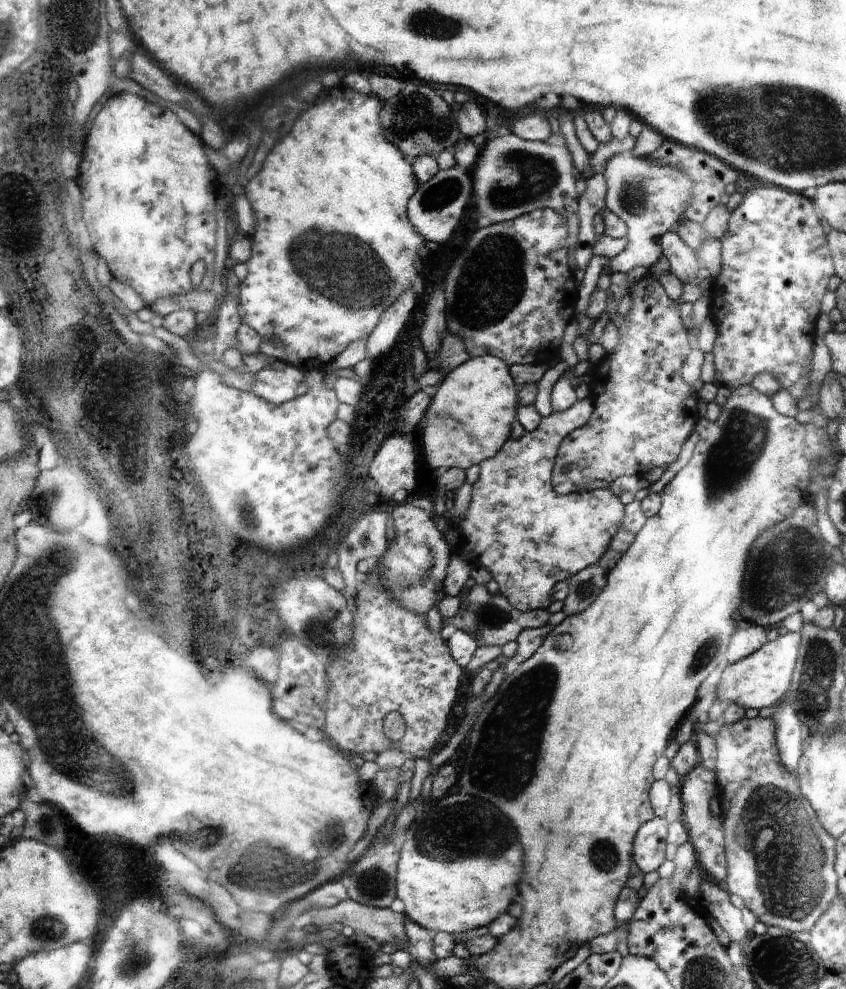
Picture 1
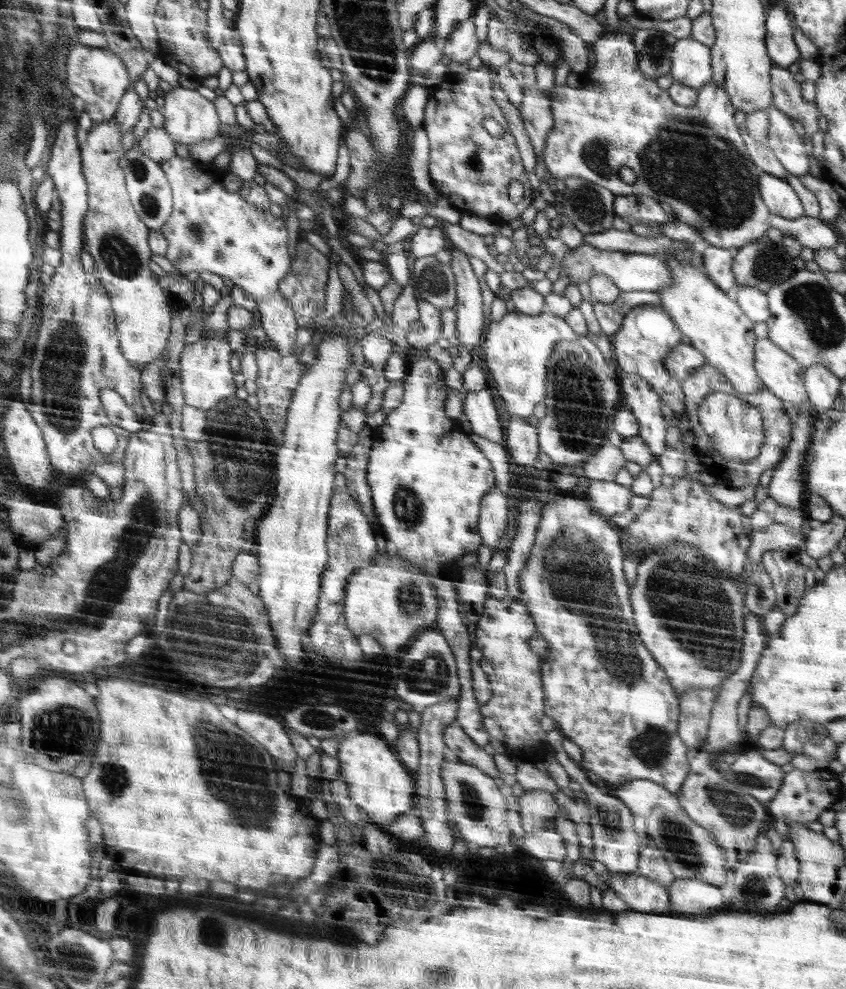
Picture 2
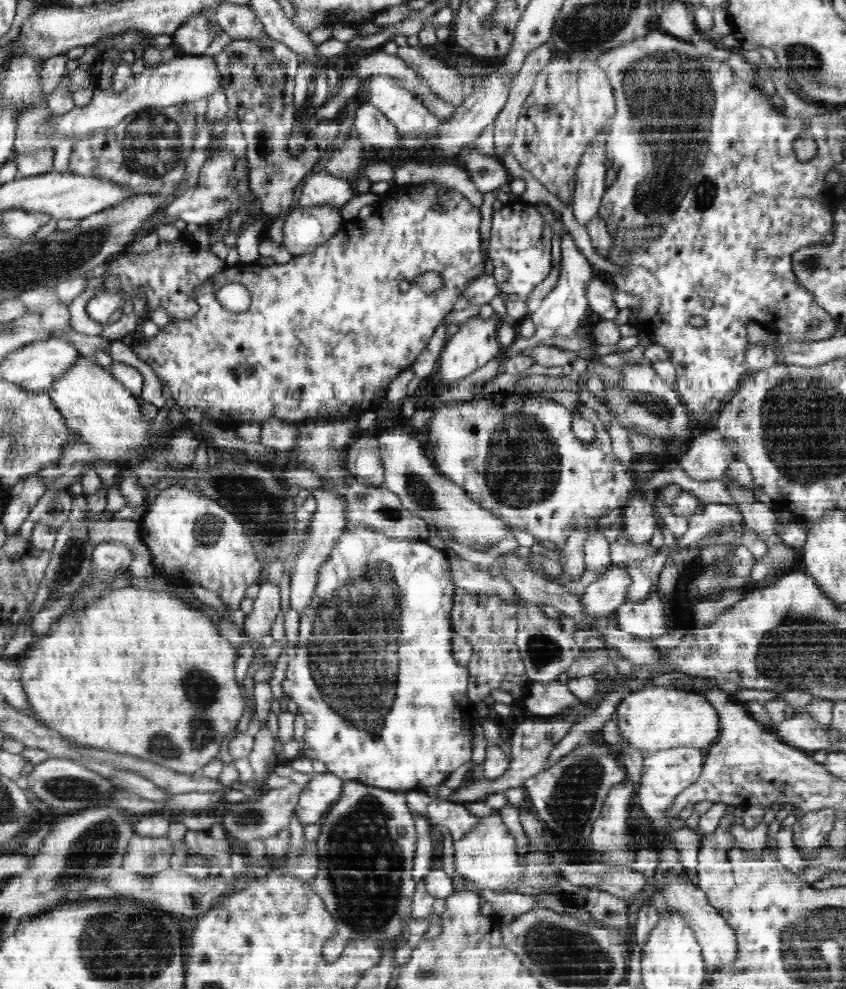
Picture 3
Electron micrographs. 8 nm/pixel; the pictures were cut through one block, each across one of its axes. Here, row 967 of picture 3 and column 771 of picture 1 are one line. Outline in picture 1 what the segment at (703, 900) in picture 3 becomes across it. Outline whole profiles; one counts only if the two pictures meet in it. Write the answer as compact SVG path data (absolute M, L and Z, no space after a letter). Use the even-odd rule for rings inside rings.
M774 704L772 708L759 710L762 718L770 718L774 724L774 740L778 748L778 756L784 762L784 766L798 774L799 760L802 758L803 740L800 738L800 724L794 714L794 710L784 704Z

